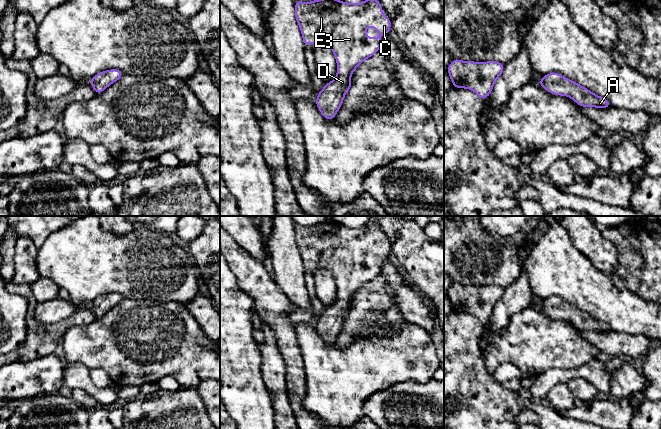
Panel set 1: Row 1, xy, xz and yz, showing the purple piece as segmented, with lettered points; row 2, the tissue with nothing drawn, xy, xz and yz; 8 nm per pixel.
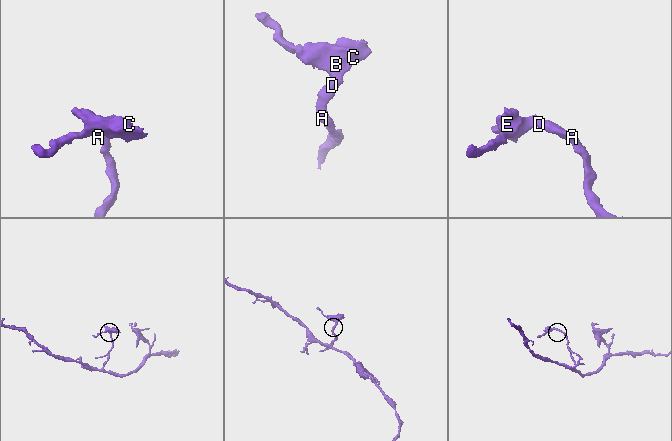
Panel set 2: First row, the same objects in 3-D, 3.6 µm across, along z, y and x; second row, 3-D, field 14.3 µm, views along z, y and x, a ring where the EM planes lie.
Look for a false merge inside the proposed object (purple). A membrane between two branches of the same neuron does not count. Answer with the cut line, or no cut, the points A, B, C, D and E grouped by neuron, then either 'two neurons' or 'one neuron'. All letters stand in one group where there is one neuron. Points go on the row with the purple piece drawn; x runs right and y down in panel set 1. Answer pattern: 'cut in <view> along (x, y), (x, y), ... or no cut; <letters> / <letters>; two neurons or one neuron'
no cut; A B C D E; one neuron

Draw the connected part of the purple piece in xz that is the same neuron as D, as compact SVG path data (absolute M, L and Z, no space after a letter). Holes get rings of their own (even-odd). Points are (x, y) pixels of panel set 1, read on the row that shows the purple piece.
M295 0L295 18L306 47L309 44L324 45L330 47L334 53L337 62L336 77L325 84L315 100L320 113L327 120L332 120L341 108L345 94L351 89L352 73L361 62L380 50L382 35L391 33L391 20L382 14L382 5L378 0L365 0L357 4L340 0L314 0L311 2ZM369 24L371 28L379 32L379 37L366 36Z

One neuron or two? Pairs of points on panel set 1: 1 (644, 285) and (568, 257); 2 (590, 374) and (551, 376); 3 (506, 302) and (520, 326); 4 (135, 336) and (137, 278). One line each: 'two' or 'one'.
1: two
2: one
3: two
4: two

